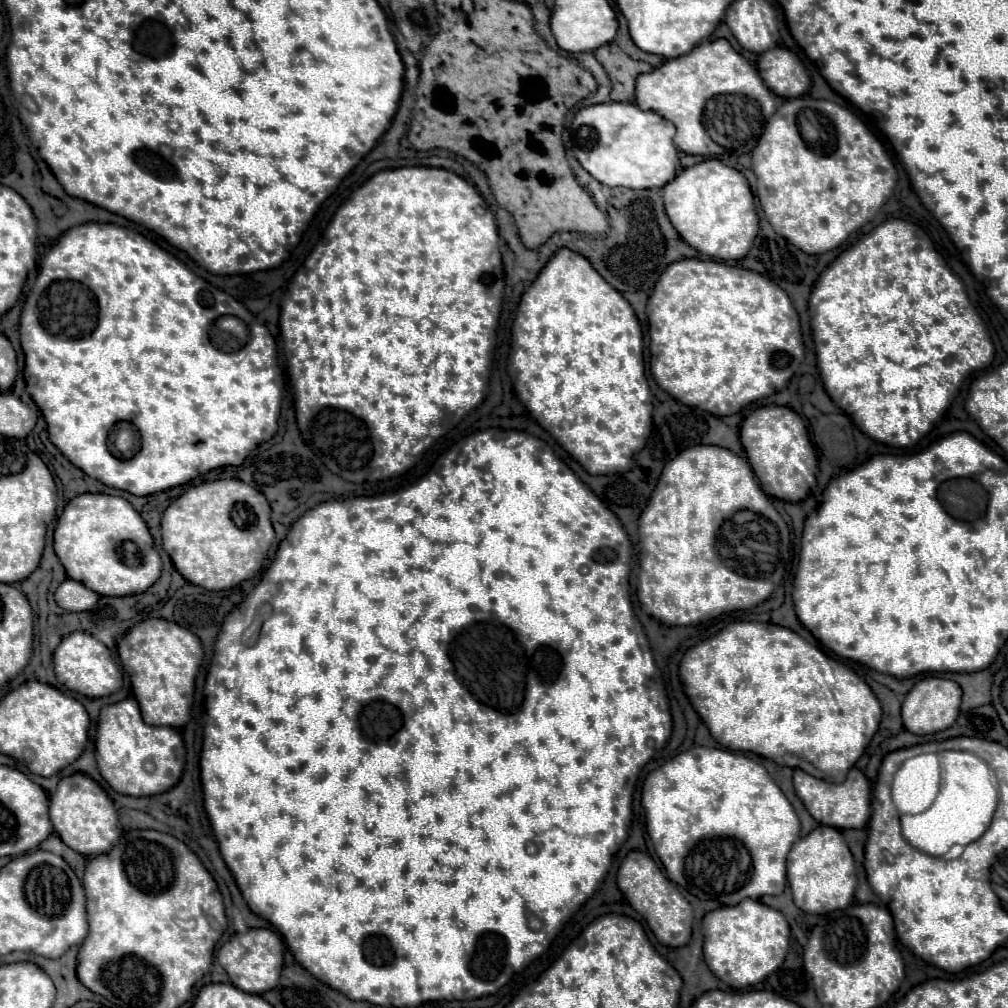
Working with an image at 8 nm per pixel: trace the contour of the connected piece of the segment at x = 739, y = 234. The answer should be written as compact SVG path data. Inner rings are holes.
M705 160L681 170L663 188L665 212L681 238L701 254L717 260L741 260L753 246L759 218L753 210L753 194L741 172L719 160Z

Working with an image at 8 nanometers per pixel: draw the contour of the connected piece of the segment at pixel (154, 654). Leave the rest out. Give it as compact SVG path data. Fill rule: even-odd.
M149 618L125 634L125 638L119 642L119 656L125 672L131 678L133 694L139 700L143 720L151 726L185 726L193 702L195 674L203 660L199 638L175 622Z

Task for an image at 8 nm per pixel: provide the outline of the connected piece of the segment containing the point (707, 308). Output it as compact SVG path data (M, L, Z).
M679 260L679 262L673 262L665 268L665 272L659 276L655 288L653 288L653 294L649 296L649 302L647 302L647 316L649 316L649 352L653 354L651 360L649 360L649 366L651 366L651 374L655 378L655 382L665 390L669 392L675 400L687 404L687 406L693 406L695 408L701 408L713 416L729 416L729 414L735 414L739 412L743 406L759 400L759 398L765 398L765 396L771 396L779 390L785 388L785 384L791 380L791 376L797 372L799 364L803 362L803 340L801 340L801 330L799 330L799 316L787 296L785 290L781 290L775 282L771 282L769 278L757 274L757 272L751 272L751 270L745 270L745 268L735 268L735 266L729 266L729 264L723 264L723 262L713 262L713 260Z

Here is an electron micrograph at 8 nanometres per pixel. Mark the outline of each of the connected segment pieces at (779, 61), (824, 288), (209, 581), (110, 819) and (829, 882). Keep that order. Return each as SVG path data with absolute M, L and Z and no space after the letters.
M771 48L759 56L757 70L761 70L763 82L781 98L799 98L809 86L809 74L805 72L801 60L787 48Z
M897 218L887 220L881 226L877 226L871 234L865 235L861 240L841 252L839 258L823 270L823 274L817 278L811 298L809 298L809 314L811 314L817 364L827 394L845 414L851 416L851 420L859 426L859 430L863 434L867 434L869 438L883 442L887 446L895 446L895 448L909 448L909 446L917 444L919 438L923 438L949 408L953 394L959 390L963 378L973 370L987 368L994 358L991 338L989 338L979 314L971 306L961 278L951 272L951 268L947 266L943 256L933 248L931 238L917 224L897 220Z
M241 480L203 482L191 486L163 512L163 550L187 582L207 590L227 590L261 570L275 540L269 516L267 498Z
M73 774L59 782L49 804L49 818L59 838L83 856L105 854L121 836L117 810L105 790L85 774Z
M817 826L811 834L797 840L787 854L787 880L793 900L803 912L829 914L849 906L853 902L857 876L853 856L839 830L833 826Z

